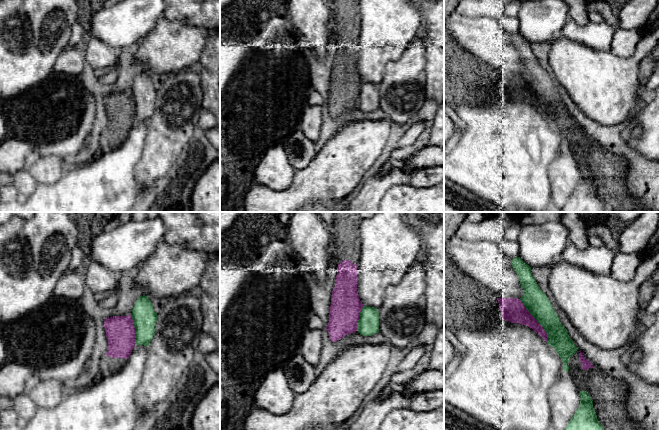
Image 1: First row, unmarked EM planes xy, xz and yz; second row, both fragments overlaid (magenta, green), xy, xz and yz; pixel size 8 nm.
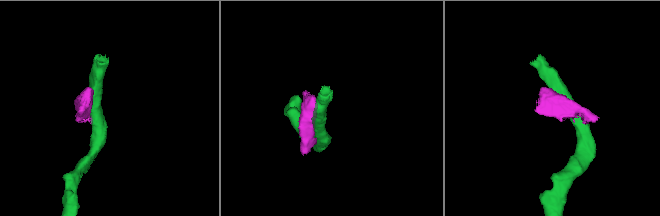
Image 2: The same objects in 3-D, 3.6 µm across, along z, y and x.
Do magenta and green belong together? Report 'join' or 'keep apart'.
keep apart

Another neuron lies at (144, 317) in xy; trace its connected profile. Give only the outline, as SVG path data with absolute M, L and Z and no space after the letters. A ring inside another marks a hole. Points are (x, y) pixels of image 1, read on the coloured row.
M141 295L135 302L131 313L133 324L136 329L135 345L149 346L154 334L157 322L157 313L149 298Z

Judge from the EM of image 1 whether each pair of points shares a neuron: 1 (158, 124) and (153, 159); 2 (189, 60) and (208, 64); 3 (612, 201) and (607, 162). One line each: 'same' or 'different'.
1: same
2: different
3: same

